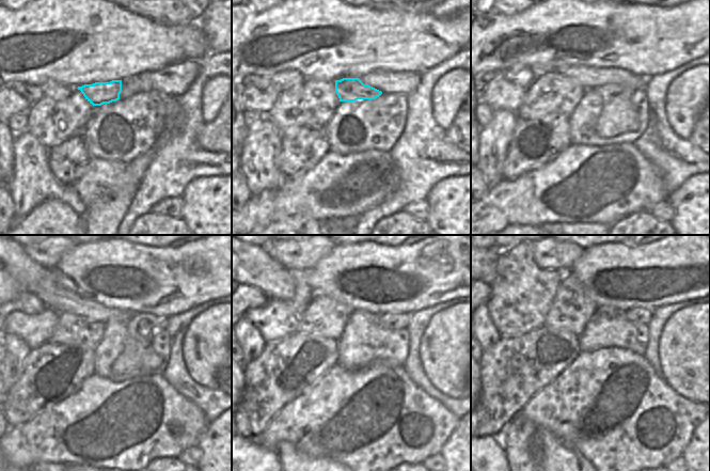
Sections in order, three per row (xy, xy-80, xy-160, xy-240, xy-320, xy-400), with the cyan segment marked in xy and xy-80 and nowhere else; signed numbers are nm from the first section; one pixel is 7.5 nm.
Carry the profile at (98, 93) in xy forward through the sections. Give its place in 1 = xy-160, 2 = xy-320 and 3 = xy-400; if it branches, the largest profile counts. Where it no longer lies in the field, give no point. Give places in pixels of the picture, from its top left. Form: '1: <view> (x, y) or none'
1: xy-160 (608, 92)
2: xy-320 (391, 320)
3: xy-400 (637, 315)

